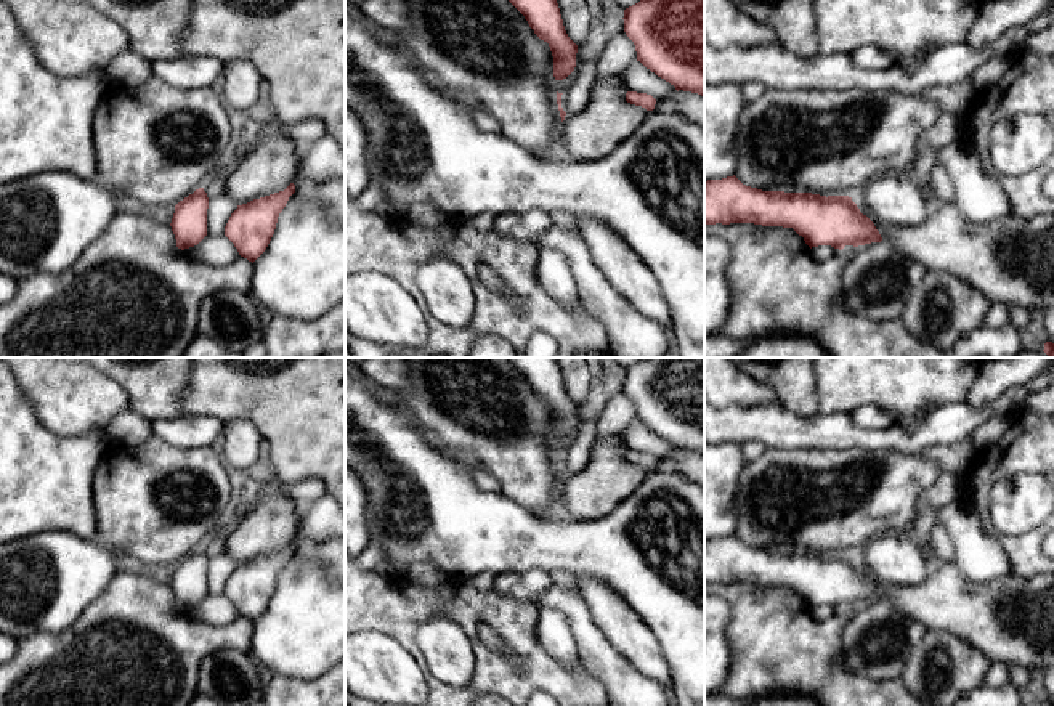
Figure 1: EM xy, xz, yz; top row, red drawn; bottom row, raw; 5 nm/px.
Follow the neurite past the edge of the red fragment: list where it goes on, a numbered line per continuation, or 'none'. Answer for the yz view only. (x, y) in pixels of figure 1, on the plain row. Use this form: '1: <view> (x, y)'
none

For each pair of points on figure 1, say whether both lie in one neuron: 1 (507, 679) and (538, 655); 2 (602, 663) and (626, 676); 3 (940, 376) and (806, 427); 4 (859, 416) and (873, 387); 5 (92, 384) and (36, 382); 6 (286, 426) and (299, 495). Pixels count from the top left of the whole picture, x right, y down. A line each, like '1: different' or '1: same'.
1: same
2: same
3: different
4: different
5: same
6: different

